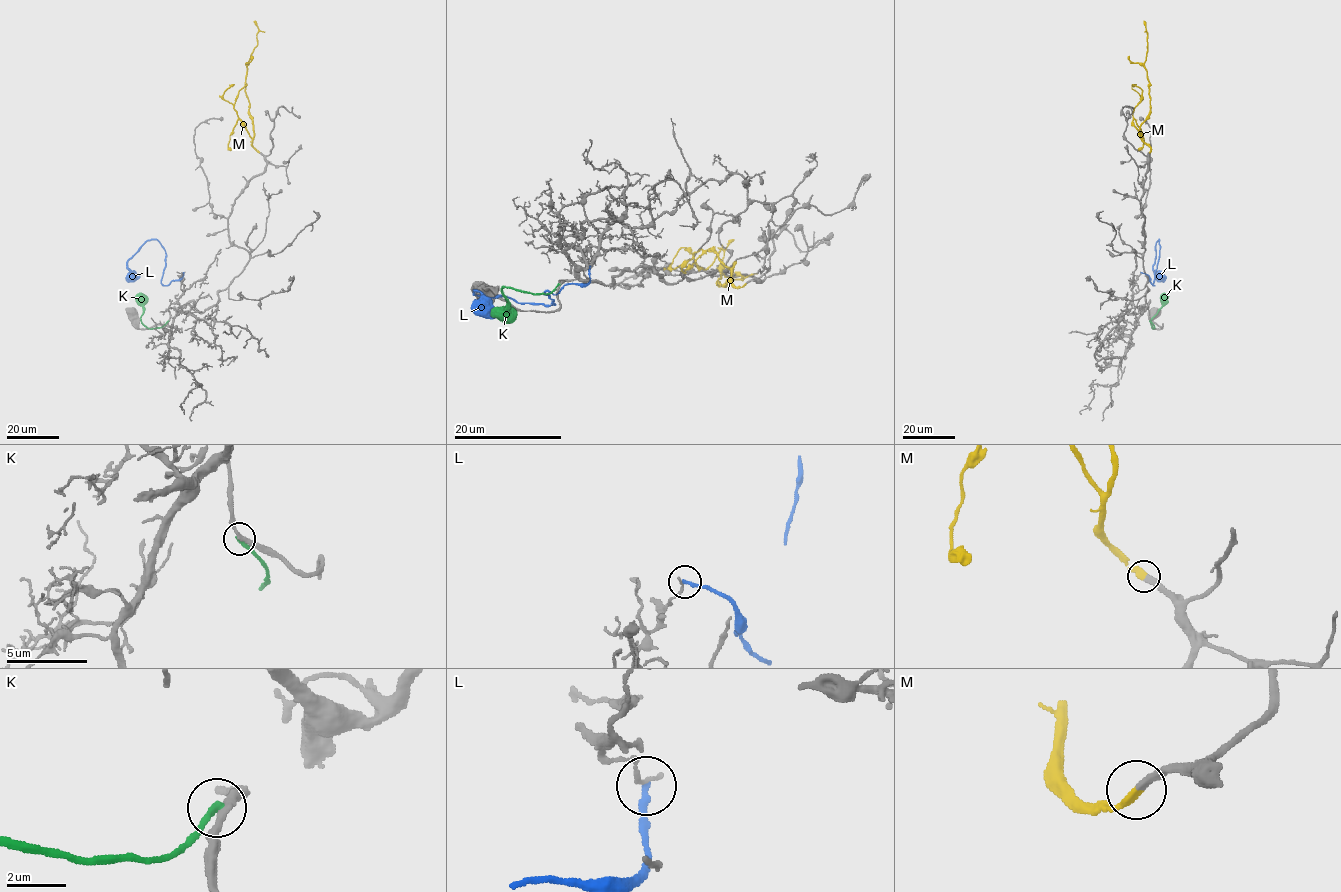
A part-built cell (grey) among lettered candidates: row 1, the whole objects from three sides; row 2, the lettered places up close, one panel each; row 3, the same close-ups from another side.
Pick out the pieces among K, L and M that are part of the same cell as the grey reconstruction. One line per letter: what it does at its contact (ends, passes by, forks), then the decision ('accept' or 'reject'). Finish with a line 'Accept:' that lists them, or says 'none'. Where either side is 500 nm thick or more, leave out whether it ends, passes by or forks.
K: it ends | reject
L: it ends | reject
M: it ends | accept
Accept: M

